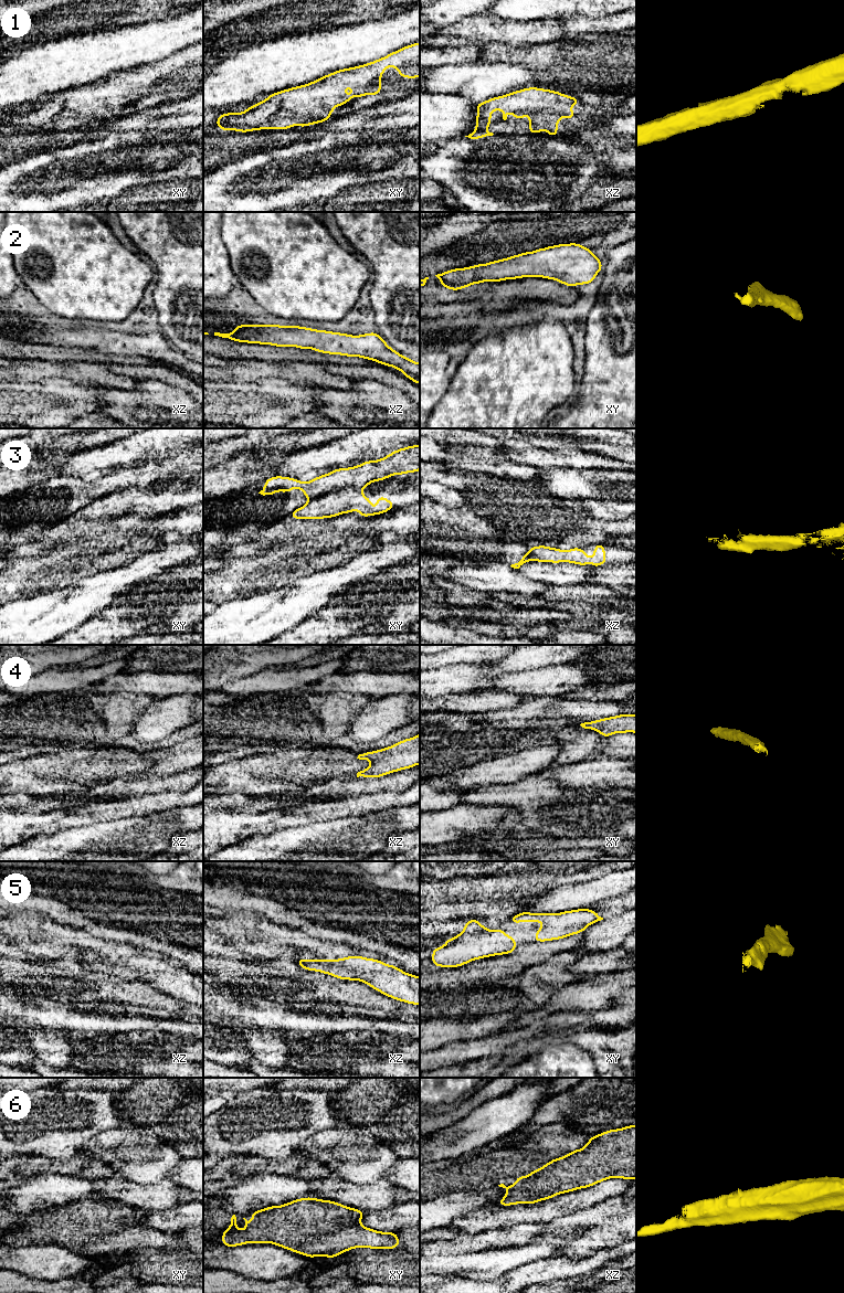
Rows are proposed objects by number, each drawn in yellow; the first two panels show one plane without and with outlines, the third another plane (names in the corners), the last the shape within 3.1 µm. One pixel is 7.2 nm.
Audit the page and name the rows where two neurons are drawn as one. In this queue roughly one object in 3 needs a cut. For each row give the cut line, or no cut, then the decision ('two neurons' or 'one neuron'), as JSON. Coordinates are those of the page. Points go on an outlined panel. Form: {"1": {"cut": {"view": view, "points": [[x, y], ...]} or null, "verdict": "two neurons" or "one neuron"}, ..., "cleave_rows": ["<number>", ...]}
{"1": {"cut": null, "verdict": "one neuron"}, "2": {"cut": null, "verdict": "one neuron"}, "3": {"cut": {"view": "xy", "points": [[359, 488], [337, 488], [316, 496], [308, 501]]}, "verdict": "two neurons"}, "4": {"cut": null, "verdict": "one neuron"}, "5": {"cut": null, "verdict": "one neuron"}, "6": {"cut": null, "verdict": "one neuron"}, "cleave_rows": ["3"]}

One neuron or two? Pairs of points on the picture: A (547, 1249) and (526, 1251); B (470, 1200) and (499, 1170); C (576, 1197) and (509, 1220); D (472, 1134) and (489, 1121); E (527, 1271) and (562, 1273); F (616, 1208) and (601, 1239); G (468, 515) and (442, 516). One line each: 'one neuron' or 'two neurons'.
A: one neuron
B: two neurons
C: one neuron
D: one neuron
E: one neuron
F: one neuron
G: one neuron

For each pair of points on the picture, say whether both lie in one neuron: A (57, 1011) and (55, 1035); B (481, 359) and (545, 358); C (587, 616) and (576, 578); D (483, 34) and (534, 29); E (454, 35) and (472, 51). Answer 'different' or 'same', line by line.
A: different
B: same
C: different
D: same
E: different

